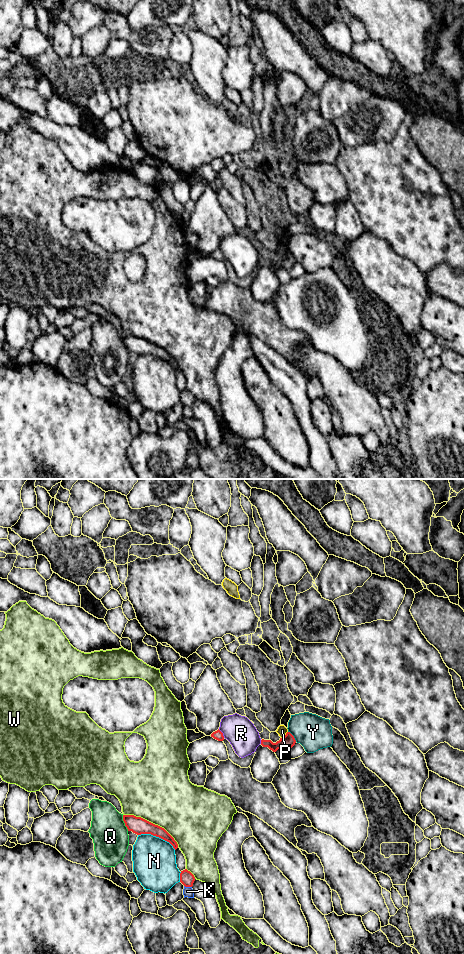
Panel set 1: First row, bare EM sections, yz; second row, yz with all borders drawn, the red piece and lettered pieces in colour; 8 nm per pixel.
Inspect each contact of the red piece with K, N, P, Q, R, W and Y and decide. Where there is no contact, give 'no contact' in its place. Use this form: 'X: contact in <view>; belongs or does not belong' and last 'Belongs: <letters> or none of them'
K: contact in yz; does not belong
N: contact in yz; does not belong
P: contact in yz; does not belong
Q: contact in yz; does not belong
R: contact in yz; does not belong
W: contact in yz; does not belong
Y: contact in yz; does not belong
Belongs: none of them

